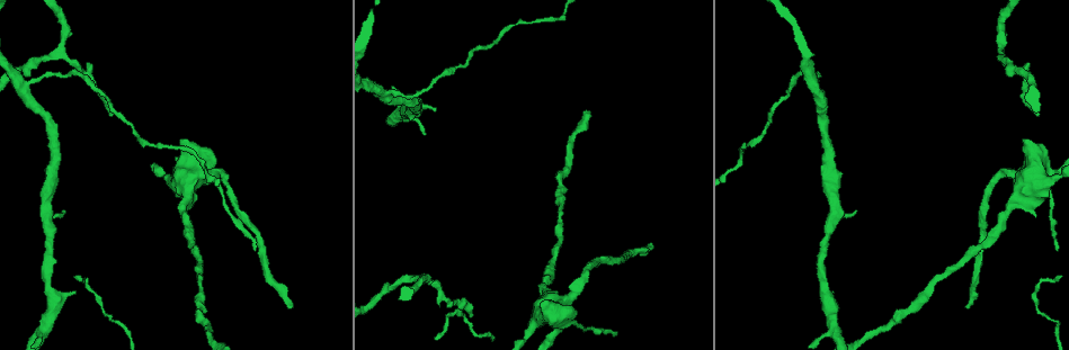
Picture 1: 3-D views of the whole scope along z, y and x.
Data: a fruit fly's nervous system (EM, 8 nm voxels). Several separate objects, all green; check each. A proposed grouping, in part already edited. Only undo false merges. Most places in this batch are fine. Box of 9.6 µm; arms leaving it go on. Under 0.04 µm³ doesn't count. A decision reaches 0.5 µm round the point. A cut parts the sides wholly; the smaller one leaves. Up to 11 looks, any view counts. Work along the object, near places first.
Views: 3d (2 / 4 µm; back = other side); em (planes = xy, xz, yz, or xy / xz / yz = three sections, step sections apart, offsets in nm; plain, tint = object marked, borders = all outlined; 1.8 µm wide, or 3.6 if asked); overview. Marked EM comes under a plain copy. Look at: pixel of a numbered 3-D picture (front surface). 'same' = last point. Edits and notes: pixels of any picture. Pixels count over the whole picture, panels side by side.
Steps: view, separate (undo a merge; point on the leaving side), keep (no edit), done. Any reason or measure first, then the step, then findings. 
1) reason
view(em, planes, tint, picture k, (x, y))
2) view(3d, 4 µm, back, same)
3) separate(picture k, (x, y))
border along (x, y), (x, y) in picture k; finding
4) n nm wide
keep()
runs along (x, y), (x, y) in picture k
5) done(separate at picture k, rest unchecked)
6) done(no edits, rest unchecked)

view(em, planes, tint, picture 1, (815, 90))

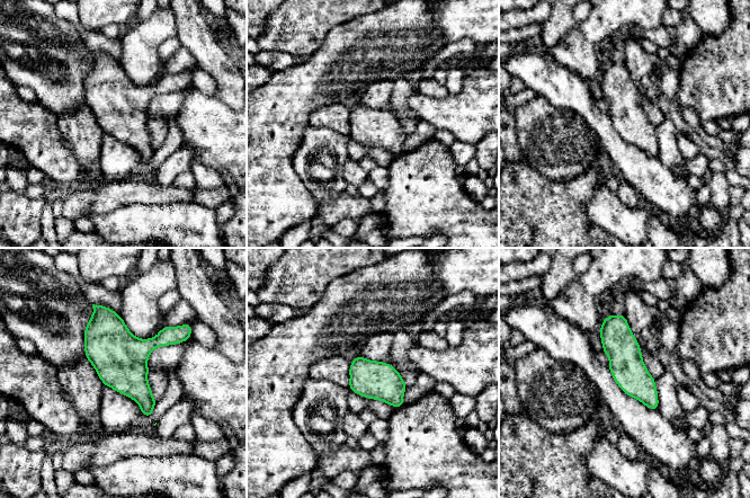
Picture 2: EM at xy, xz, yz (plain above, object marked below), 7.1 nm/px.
keep()
continuous, no second neuron

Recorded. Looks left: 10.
thick turns thin
view(3d, 2 µm, picture 1, (47, 291))

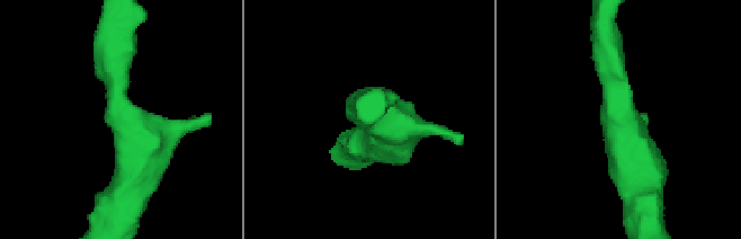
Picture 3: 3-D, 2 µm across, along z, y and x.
view(em, xz, step 8, tint, picture 3, (619, 110))

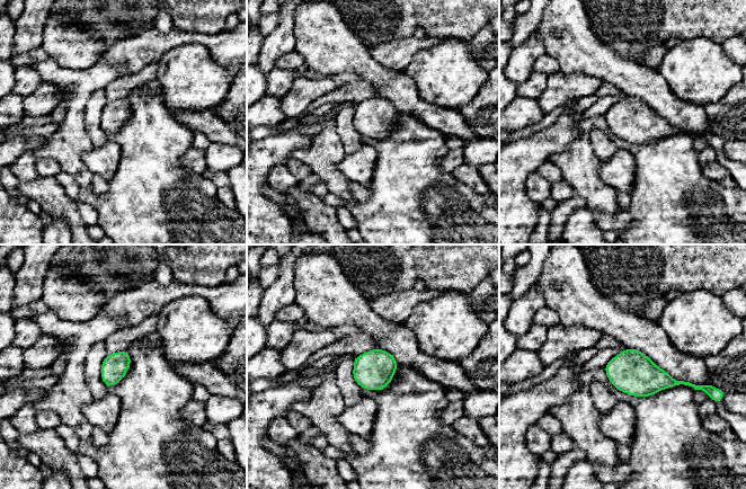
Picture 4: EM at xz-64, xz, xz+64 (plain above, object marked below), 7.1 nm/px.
another direction
view(em, planes, tint, same)

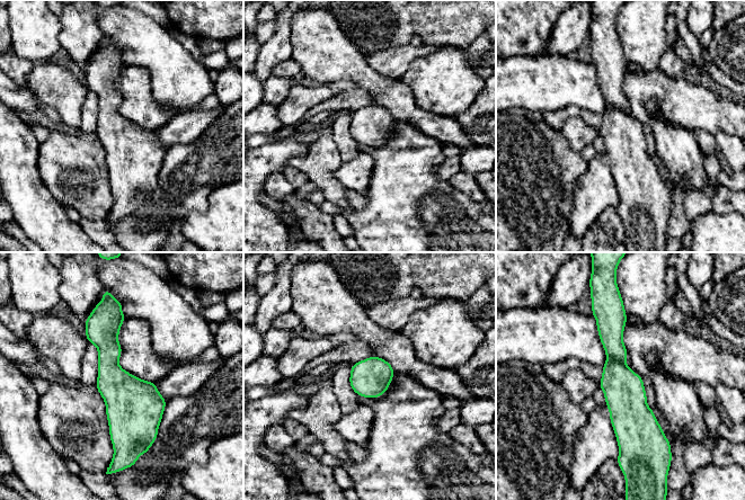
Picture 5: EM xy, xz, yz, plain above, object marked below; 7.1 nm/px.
280 nm wide
keep()
runs along (617, 311), (628, 446) in picture 5; continuous, no second neuron

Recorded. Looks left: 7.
a narrow waist
view(3d, 4 µm, picture 1, (559, 205))

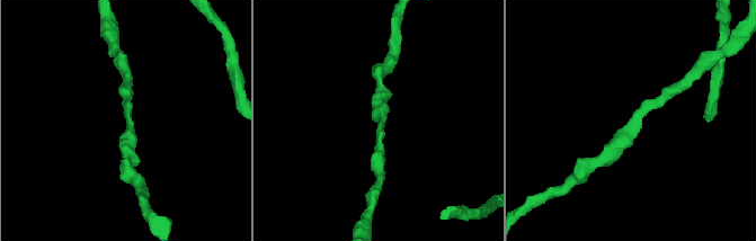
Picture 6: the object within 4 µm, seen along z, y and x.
view(em, planes, borders, picture 6, (129, 122))

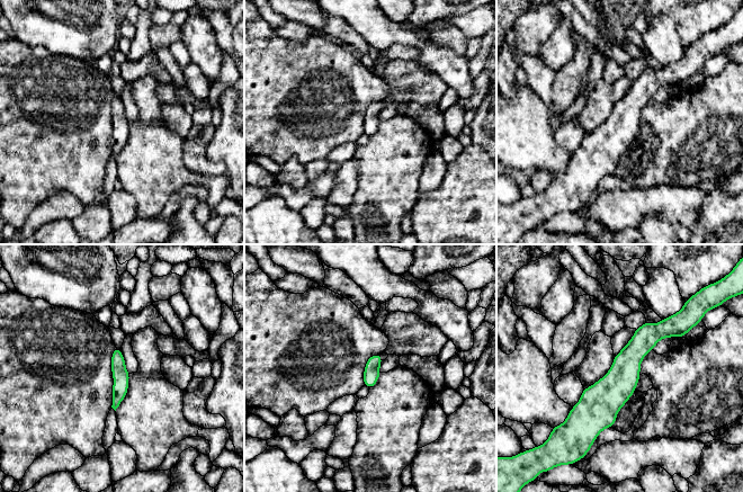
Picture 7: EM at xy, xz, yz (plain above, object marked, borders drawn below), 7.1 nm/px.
keep()
runs along (668, 321), (629, 358), (588, 428) in picture 7; continuous, no second neuron

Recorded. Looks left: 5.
three-way junction
view(em, yz, step 4, tint, picture 1, (419, 275))

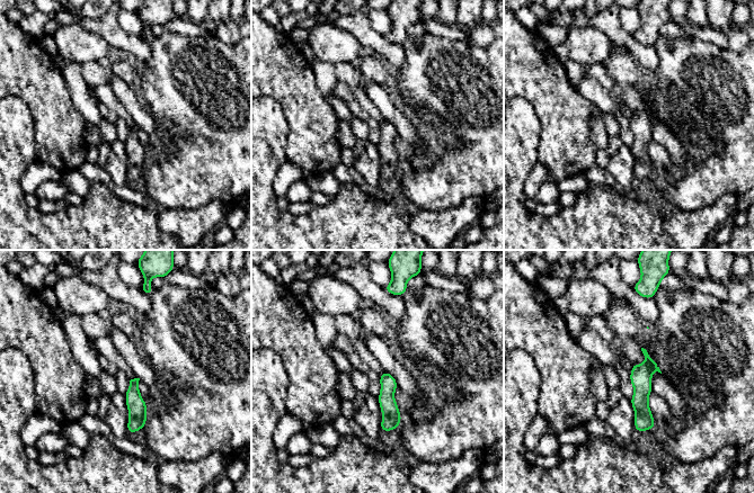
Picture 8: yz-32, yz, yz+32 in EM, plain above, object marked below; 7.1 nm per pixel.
keep()
runs along (648, 359), (641, 411), (649, 427) in picture 8; continuous, no second neuron

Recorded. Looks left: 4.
done(no edits, rest unchecked)

